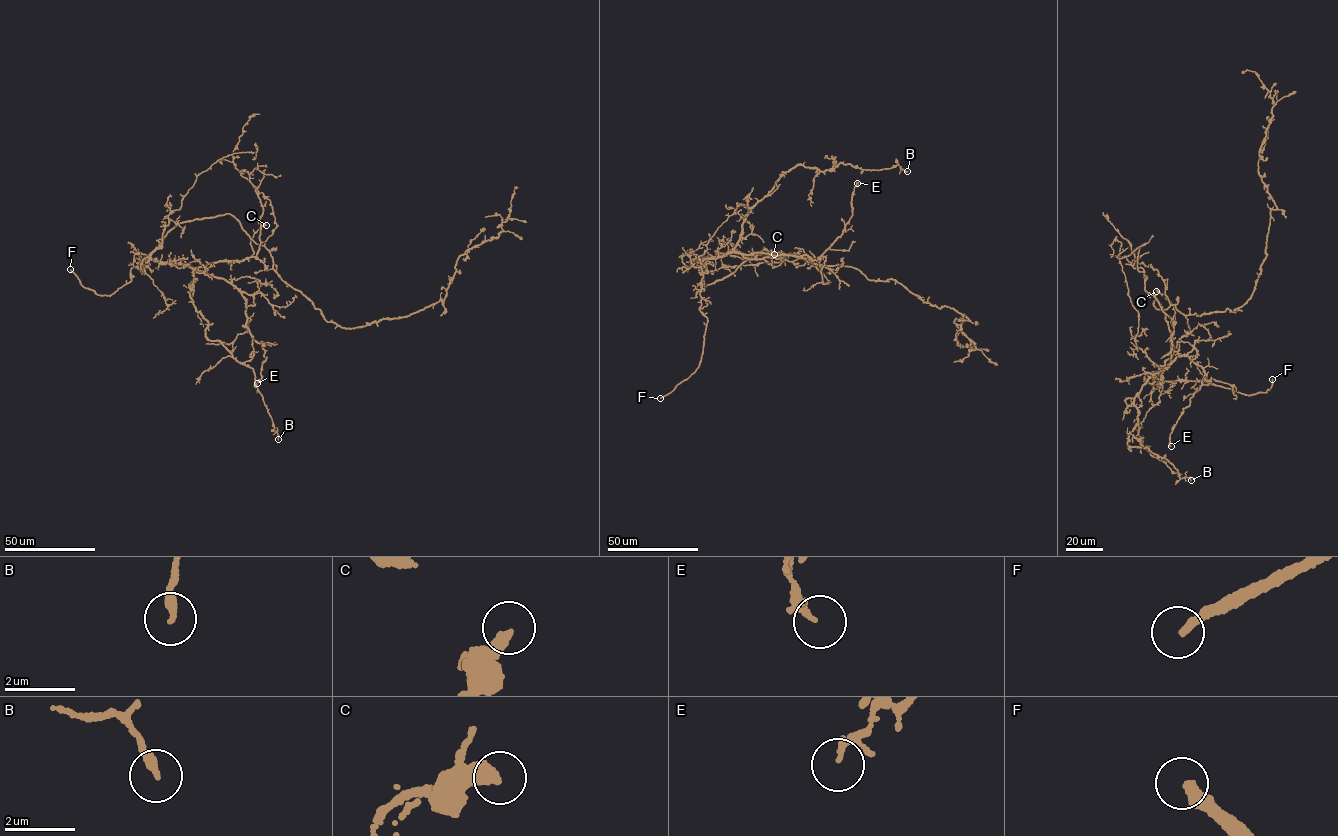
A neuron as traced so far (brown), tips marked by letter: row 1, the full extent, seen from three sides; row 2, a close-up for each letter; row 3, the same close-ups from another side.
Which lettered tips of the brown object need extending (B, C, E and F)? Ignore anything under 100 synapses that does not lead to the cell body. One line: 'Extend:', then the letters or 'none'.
Extend: F

